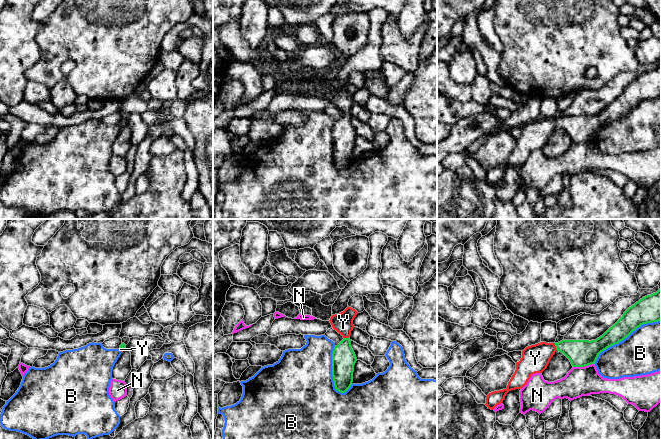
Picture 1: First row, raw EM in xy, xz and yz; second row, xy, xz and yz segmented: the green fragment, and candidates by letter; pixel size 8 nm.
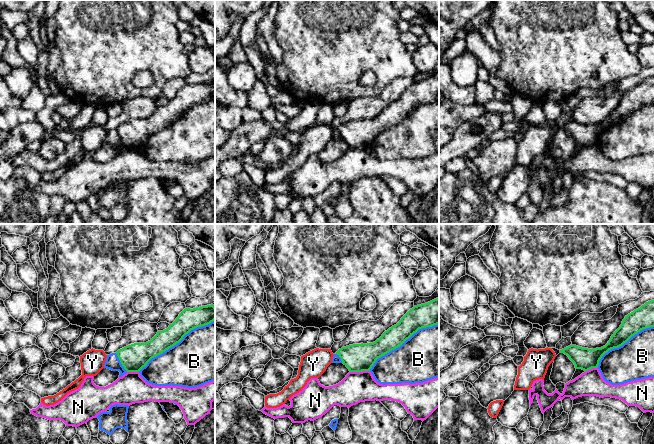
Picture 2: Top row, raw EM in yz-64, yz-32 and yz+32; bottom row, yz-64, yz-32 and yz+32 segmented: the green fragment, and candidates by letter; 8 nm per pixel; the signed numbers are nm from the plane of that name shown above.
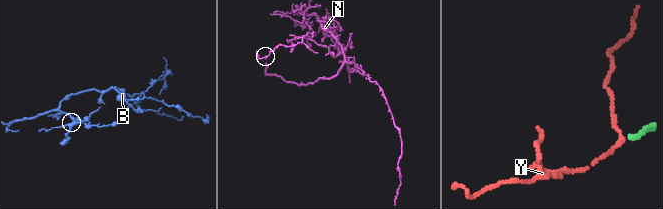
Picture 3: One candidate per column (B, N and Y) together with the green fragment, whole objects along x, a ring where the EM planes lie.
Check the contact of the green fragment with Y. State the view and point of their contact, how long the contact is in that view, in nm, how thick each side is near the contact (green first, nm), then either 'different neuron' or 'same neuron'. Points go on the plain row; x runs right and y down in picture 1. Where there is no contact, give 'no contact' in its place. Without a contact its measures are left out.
yz (556, 123) | 70 nm | 220/220 nm | same neuron

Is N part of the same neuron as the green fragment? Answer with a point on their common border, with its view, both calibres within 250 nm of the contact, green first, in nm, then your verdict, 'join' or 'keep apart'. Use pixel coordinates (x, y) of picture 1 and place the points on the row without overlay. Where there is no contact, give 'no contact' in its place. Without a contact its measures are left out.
contact yz (583, 142); calibres 220 and 240 nm; keep apart

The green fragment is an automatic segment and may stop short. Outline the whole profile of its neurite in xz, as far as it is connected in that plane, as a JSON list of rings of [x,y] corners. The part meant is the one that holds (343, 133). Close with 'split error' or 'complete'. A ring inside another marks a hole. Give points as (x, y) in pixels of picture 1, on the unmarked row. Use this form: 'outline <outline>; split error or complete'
outline [[[347,83],[343,88],[332,91],[330,99],[334,106],[343,112],[343,116],[334,123],[332,129],[332,152],[335,165],[345,169],[352,161],[354,141],[357,137],[351,122],[350,111],[354,104],[353,96],[358,88]]]; split error

